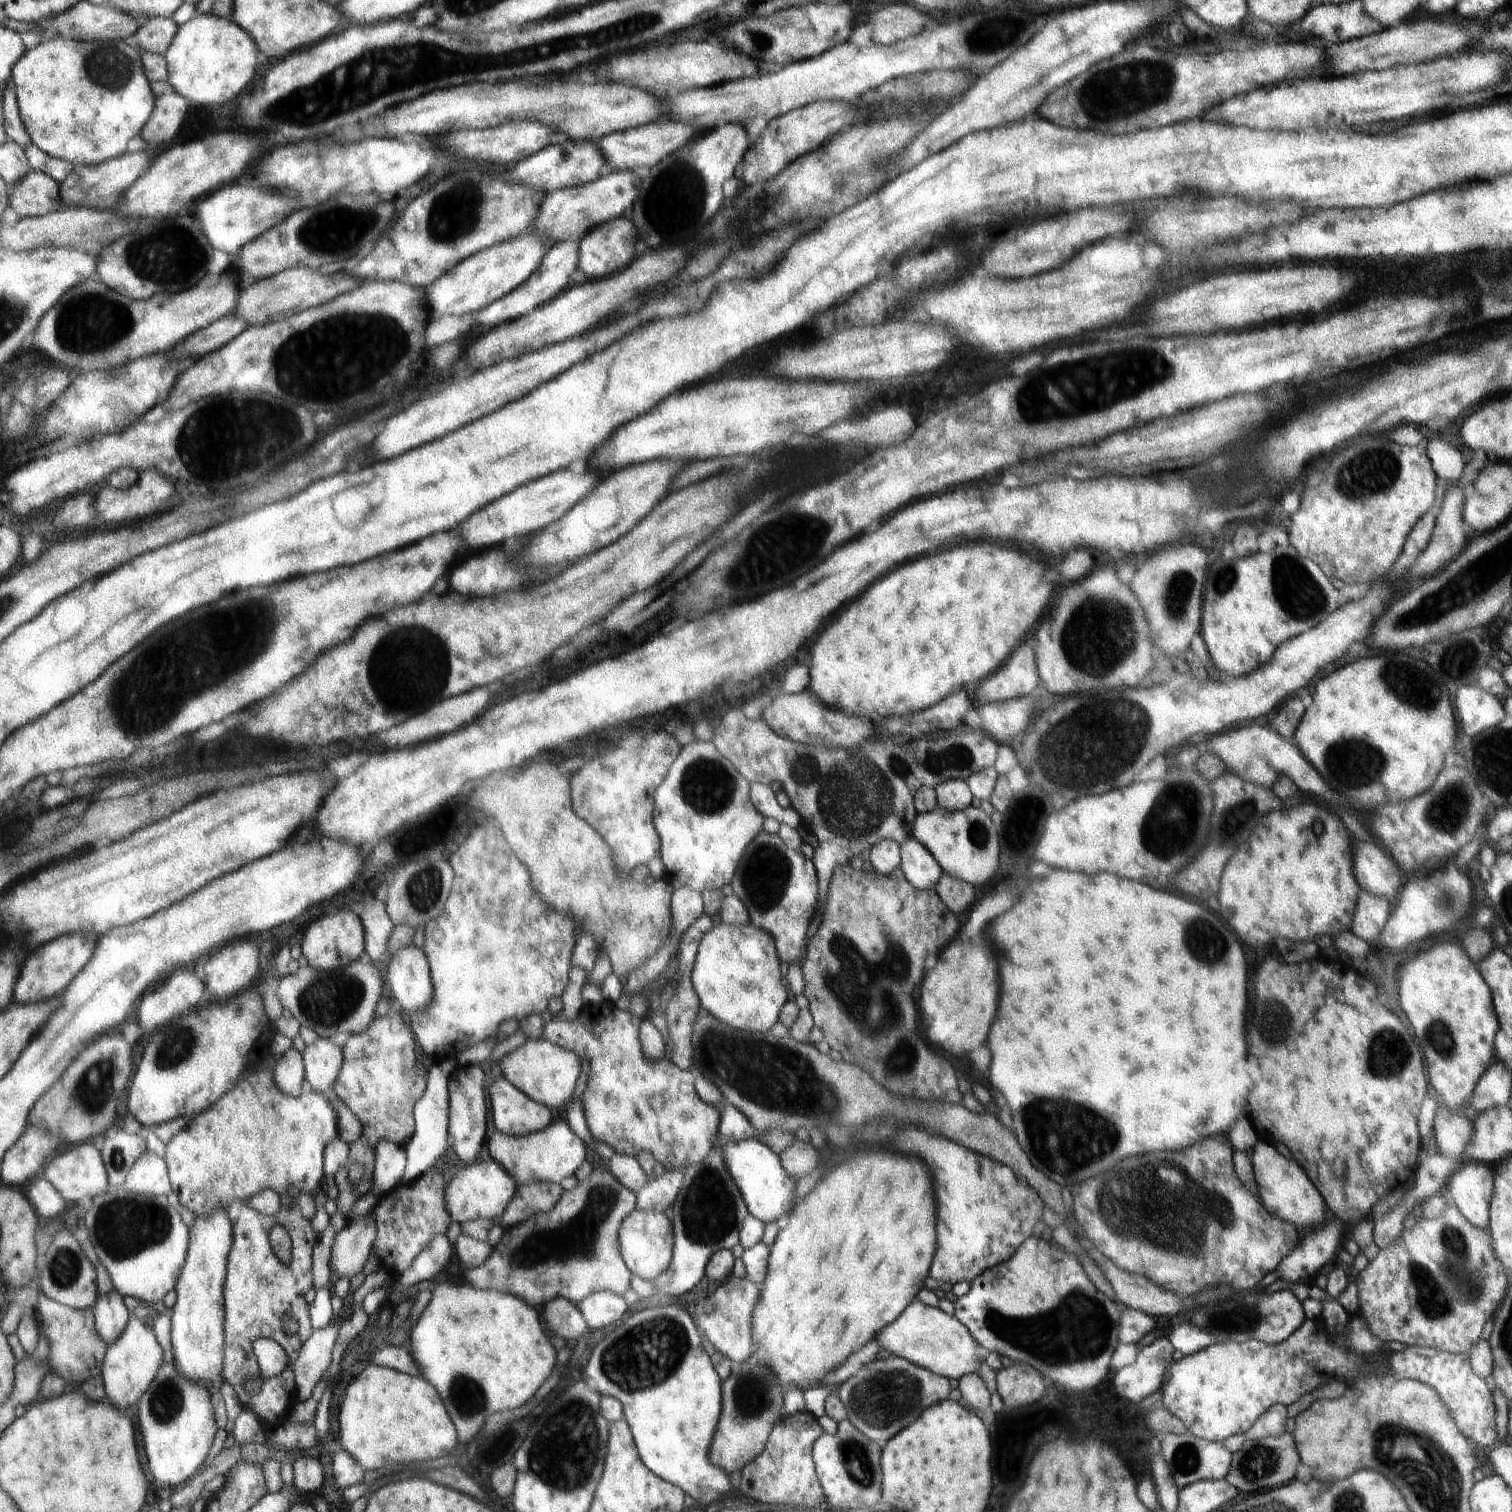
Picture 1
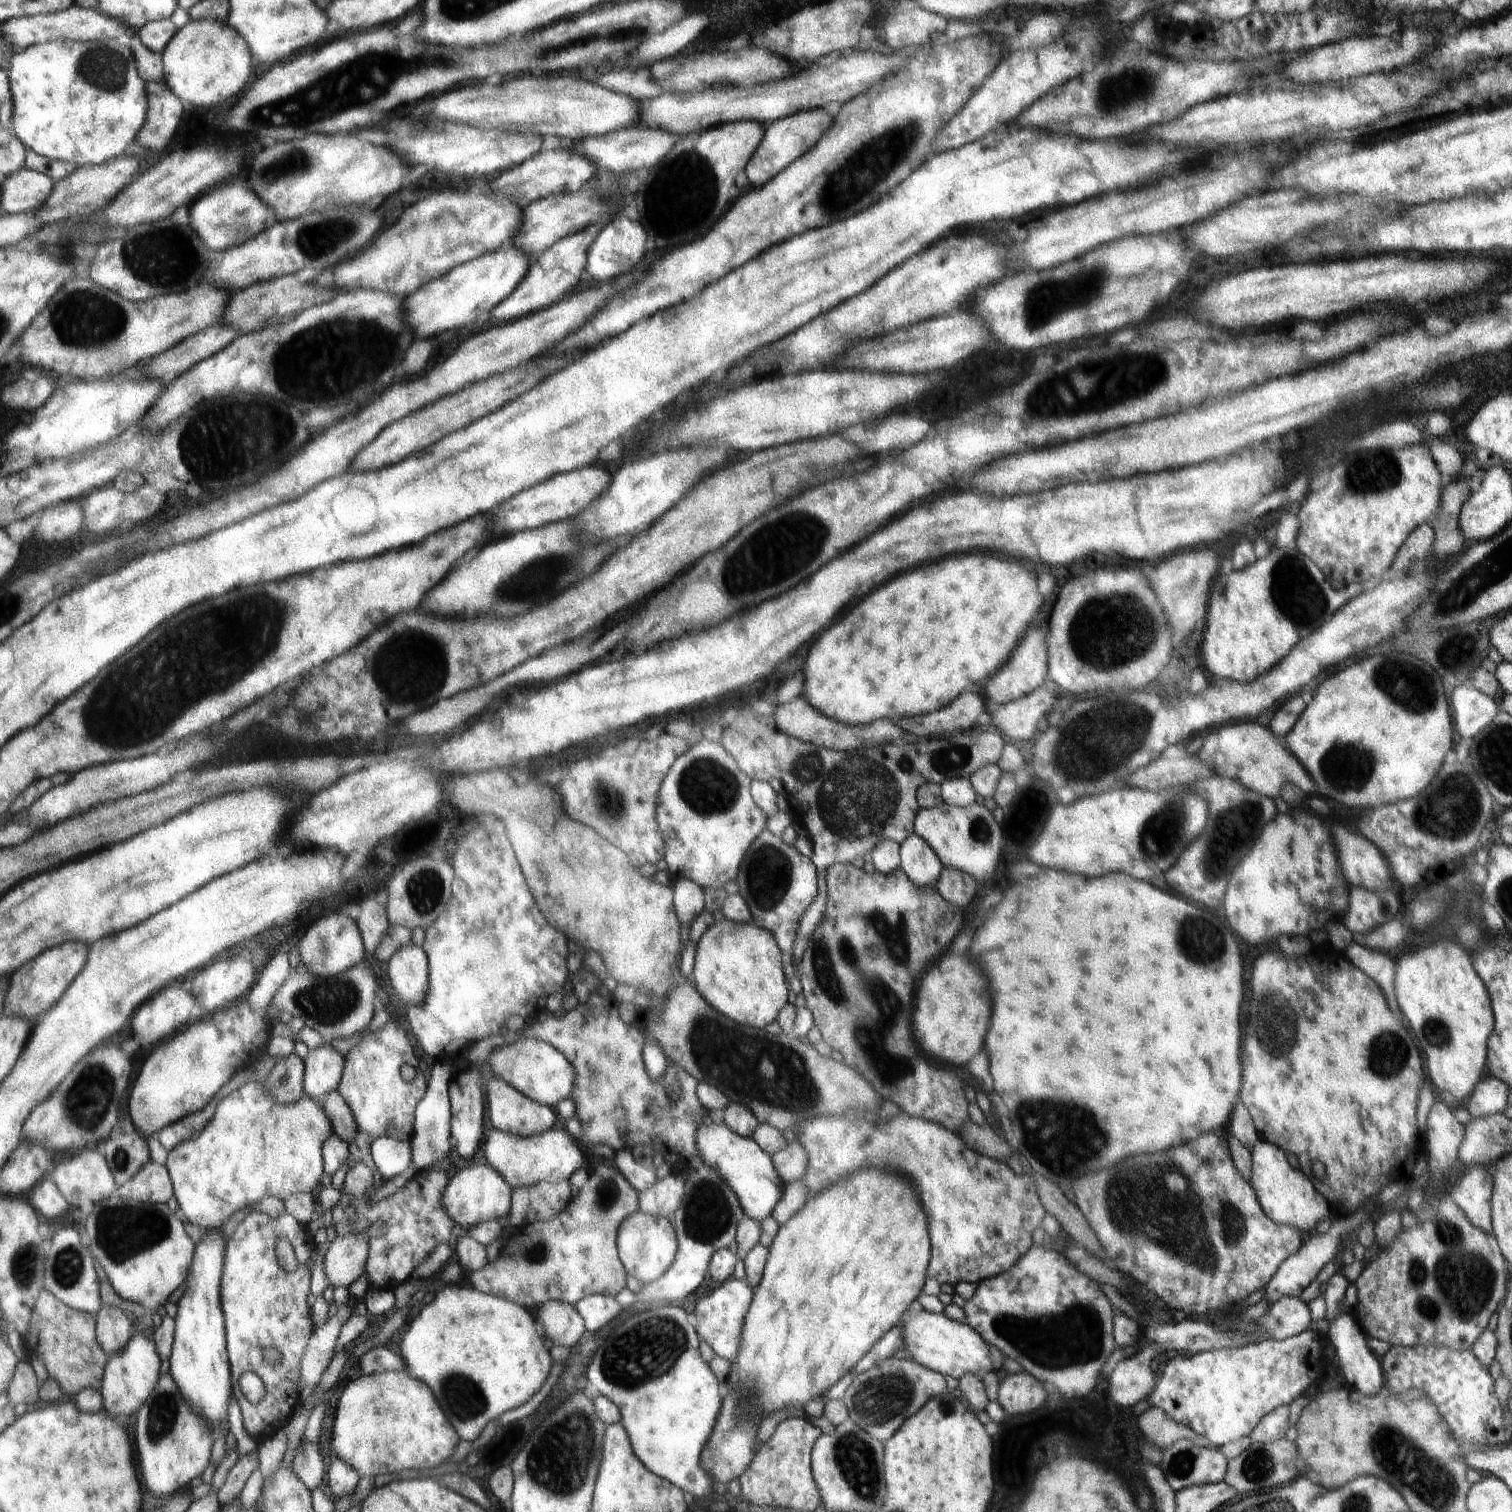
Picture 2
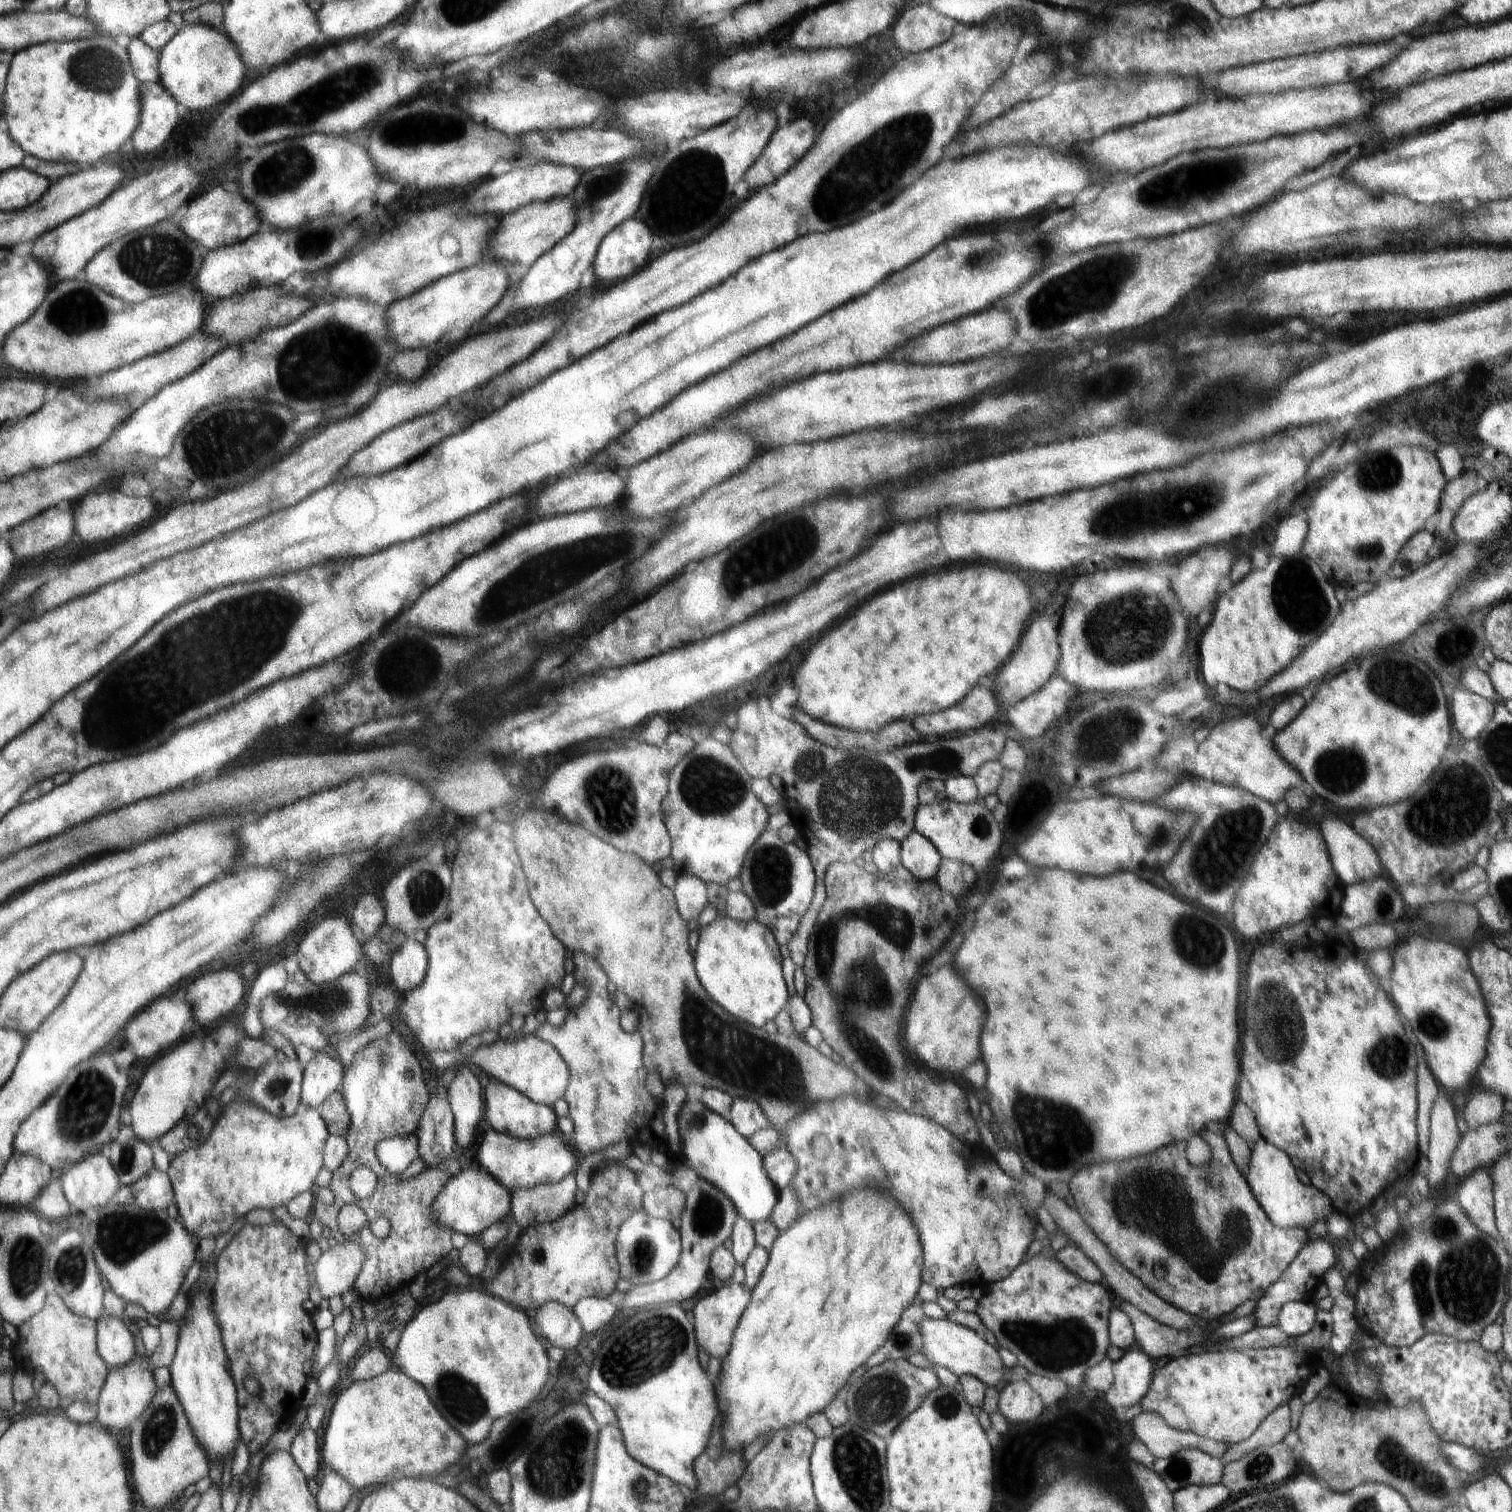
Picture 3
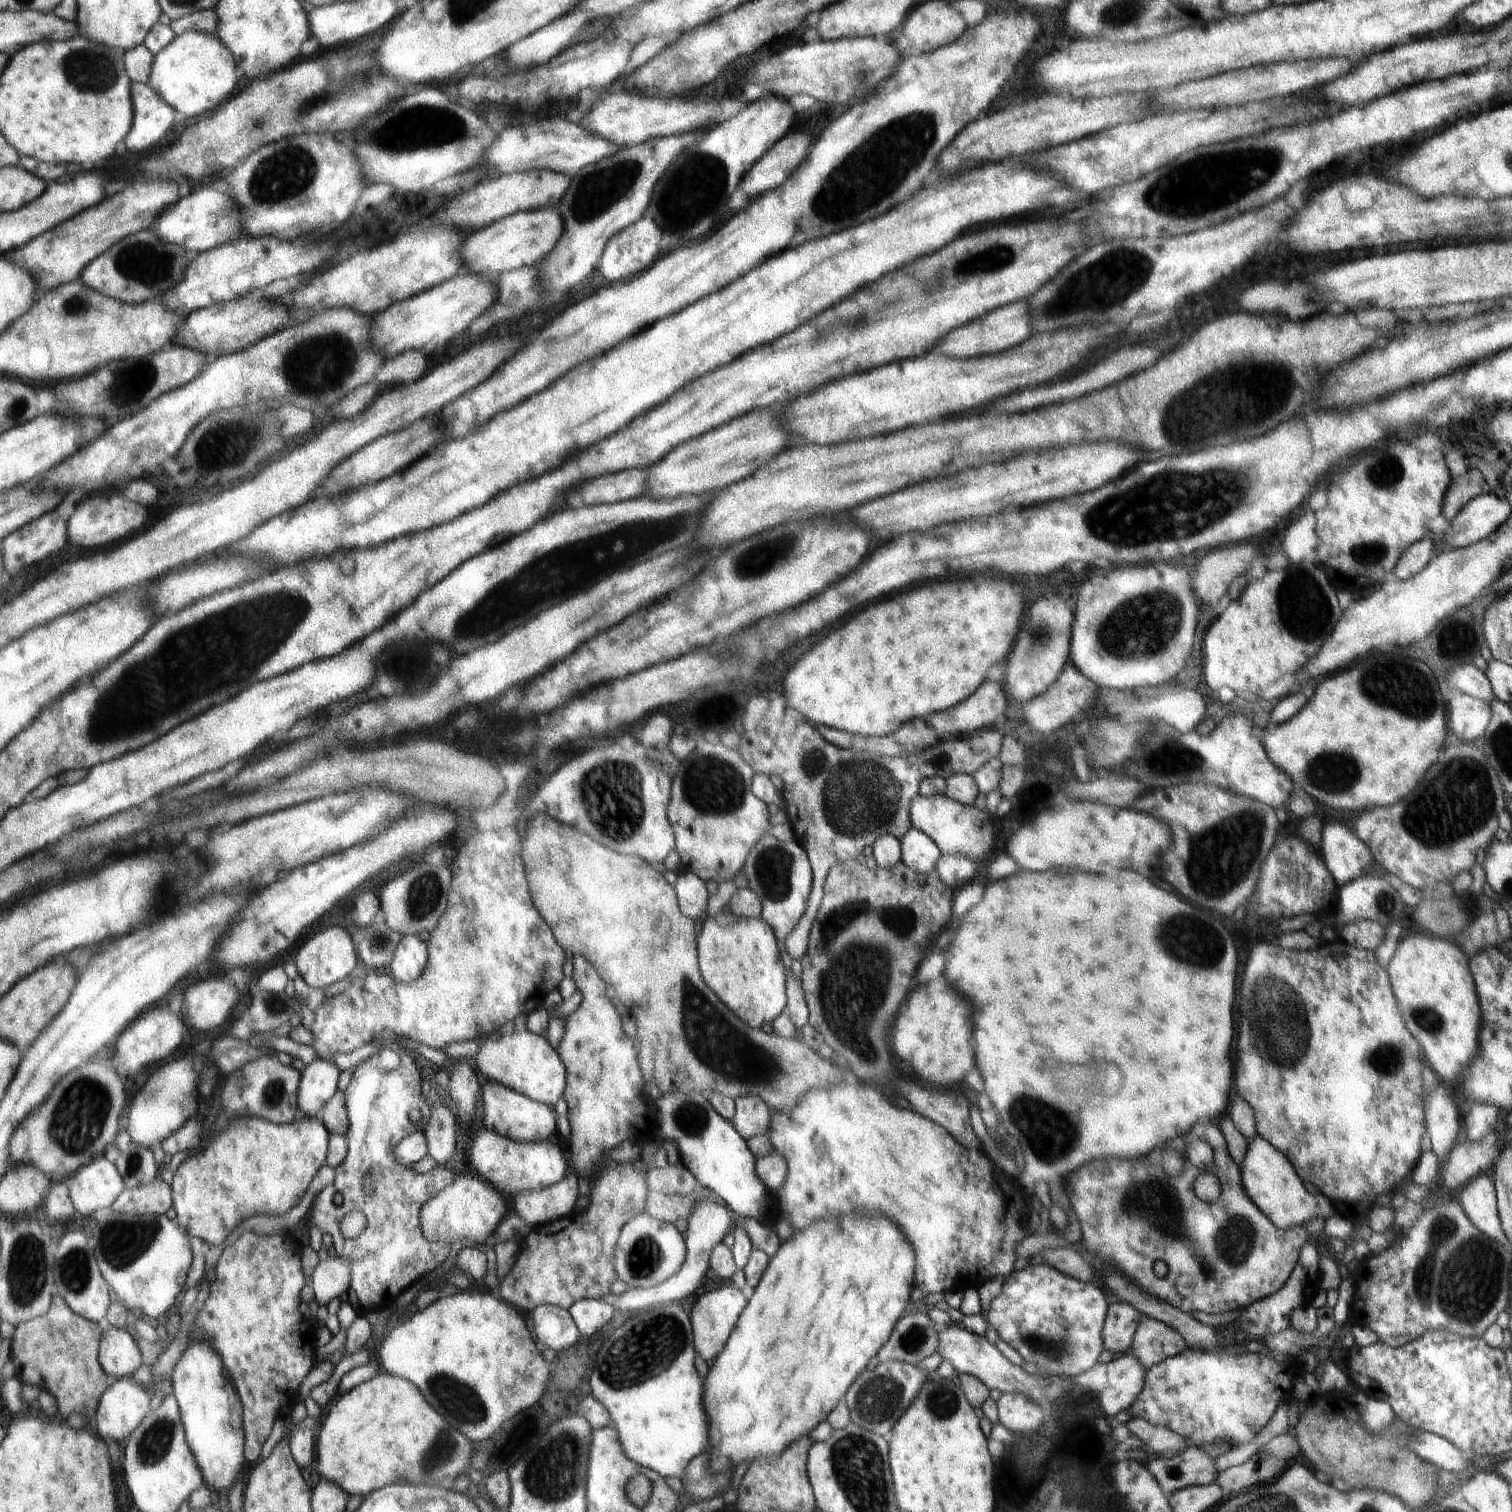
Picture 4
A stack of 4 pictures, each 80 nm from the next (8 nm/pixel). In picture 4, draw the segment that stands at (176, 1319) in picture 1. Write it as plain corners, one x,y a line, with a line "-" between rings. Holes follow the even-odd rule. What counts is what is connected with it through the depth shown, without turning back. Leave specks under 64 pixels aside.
202,1338
196,1340
192,1346
182,1354
182,1360
178,1362
174,1370
174,1393
179,1399
183,1411
184,1424
188,1432
192,1448
196,1452
196,1460
200,1464
200,1470
204,1472
204,1483
218,1495
229,1494
230,1486
240,1478
242,1464
244,1463
244,1434
242,1434
242,1400
239,1399
238,1388
231,1380
231,1376
224,1369
223,1359
216,1352
210,1340

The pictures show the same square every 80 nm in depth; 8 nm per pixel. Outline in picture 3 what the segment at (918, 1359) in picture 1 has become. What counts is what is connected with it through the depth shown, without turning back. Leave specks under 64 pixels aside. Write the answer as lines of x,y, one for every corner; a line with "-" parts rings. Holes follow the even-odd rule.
925,1317
919,1323
923,1342
921,1352
930,1361
931,1367
936,1365
944,1366
944,1368
948,1368
959,1377
962,1375
975,1376
987,1387
1006,1386
1015,1379
1016,1374
1012,1368
1007,1369
1004,1366
999,1351
986,1341
981,1332
976,1332
948,1319
938,1320

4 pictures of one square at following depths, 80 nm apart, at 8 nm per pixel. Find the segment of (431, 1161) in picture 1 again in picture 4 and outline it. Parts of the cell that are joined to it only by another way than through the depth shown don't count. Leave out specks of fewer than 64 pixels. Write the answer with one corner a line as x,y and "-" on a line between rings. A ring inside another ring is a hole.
434,1099
436,1108
430,1107
430,1117
424,1127
422,1134
426,1136
426,1150
430,1158
434,1159
439,1166
448,1162
452,1158
454,1148
456,1148
456,1119
454,1114
446,1108
440,1106
440,1099

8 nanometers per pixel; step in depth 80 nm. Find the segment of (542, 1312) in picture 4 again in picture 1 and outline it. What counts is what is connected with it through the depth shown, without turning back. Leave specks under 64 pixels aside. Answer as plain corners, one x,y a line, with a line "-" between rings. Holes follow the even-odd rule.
558,1297
548,1301
542,1306
542,1310
548,1330
558,1338
560,1343
579,1340
586,1330
590,1330
589,1326
584,1324
585,1318
579,1306
568,1299

